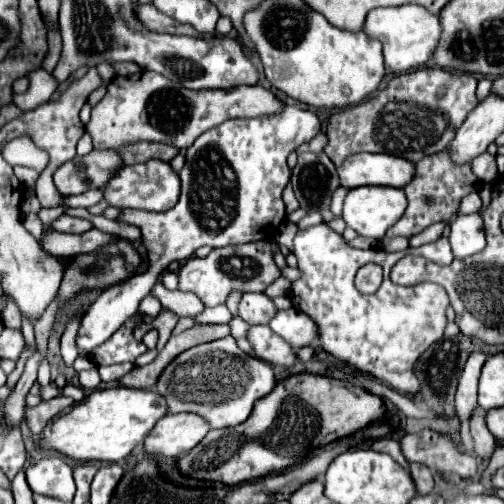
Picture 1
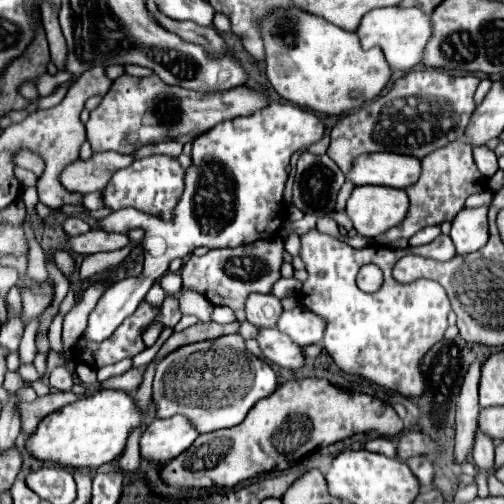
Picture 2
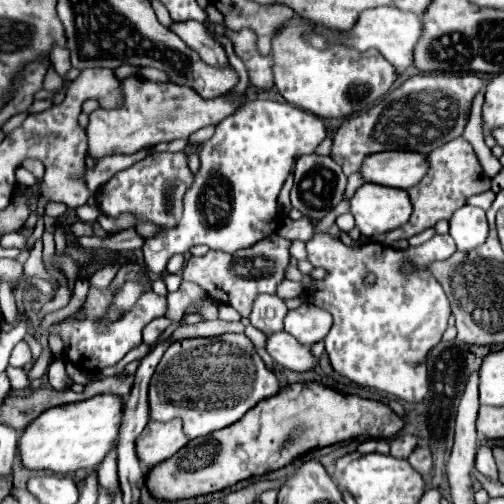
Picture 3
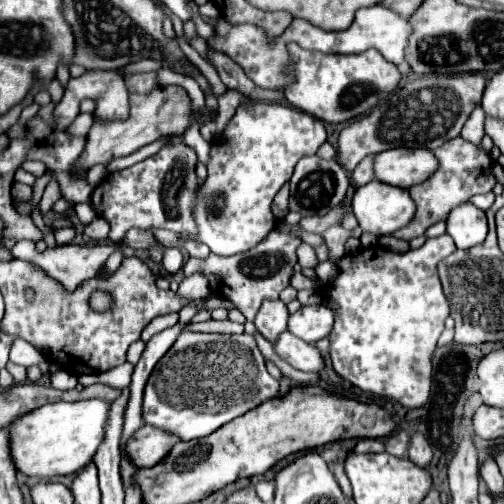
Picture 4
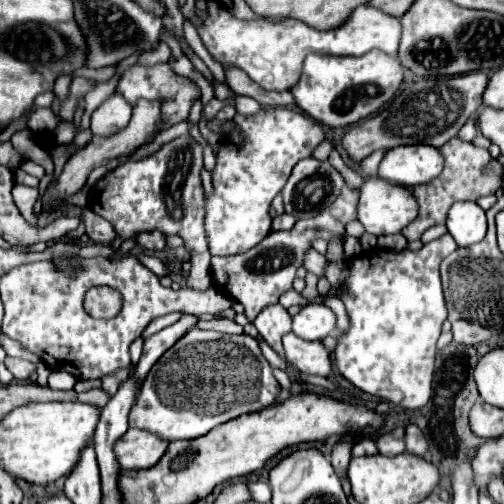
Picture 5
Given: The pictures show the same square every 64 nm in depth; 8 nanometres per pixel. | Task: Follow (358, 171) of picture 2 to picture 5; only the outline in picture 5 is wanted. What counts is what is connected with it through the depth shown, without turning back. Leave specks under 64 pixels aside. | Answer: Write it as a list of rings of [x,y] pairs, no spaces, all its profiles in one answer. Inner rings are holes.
[[[428,144],[400,146],[388,150],[378,174],[400,186],[416,186],[432,180],[444,168],[444,156],[440,148]]]

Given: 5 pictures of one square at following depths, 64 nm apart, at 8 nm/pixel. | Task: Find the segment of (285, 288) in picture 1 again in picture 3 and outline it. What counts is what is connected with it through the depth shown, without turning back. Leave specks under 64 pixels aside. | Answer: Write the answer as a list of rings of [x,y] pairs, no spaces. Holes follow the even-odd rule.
[[[284,280],[280,286],[278,286],[278,296],[282,300],[290,300],[290,298],[296,298],[300,296],[302,292],[302,286],[298,282],[290,282],[290,280]]]

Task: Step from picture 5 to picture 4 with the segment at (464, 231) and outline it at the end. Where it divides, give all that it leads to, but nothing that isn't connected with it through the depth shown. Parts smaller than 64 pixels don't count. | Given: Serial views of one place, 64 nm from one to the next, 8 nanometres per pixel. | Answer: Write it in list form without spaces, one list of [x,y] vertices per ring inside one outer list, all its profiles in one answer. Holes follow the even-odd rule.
[[[464,202],[452,208],[446,224],[448,224],[448,234],[454,238],[460,250],[466,250],[484,242],[488,233],[486,214],[470,202]]]

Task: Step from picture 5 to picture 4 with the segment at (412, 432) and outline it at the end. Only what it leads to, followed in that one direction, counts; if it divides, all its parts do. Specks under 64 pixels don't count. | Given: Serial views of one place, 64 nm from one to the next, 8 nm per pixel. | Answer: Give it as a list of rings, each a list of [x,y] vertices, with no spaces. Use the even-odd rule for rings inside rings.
[[[414,432],[414,434],[410,436],[408,458],[412,458],[418,466],[428,466],[430,460],[432,460],[432,448],[430,448],[428,440],[426,440],[420,432]]]

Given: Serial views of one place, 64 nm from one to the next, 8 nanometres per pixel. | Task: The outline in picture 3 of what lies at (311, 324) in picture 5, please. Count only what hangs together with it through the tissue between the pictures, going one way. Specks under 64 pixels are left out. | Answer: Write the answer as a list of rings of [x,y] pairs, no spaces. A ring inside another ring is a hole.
[[[302,304],[300,308],[290,310],[284,320],[284,330],[306,346],[324,340],[330,326],[332,326],[332,314],[314,304]]]

